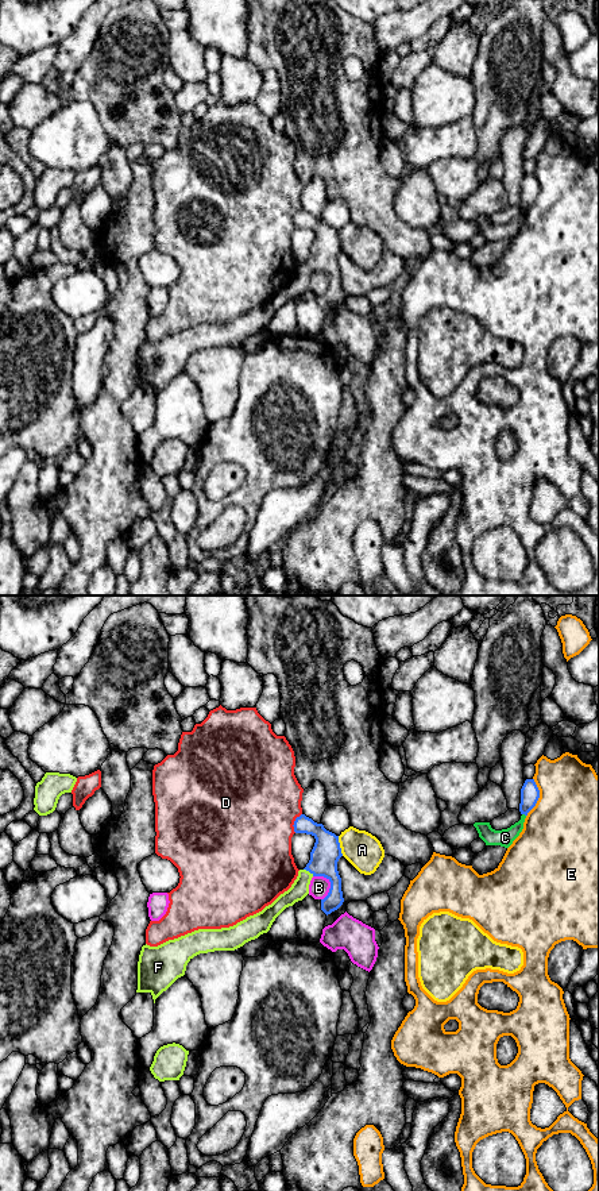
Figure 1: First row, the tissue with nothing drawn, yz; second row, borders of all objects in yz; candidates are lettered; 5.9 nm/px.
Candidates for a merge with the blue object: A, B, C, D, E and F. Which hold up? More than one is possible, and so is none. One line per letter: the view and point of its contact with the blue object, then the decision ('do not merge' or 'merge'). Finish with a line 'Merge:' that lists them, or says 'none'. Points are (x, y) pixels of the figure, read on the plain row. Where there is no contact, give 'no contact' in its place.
A: meets blue in yz at (339, 241); do not merge
B: meets blue in yz at (331, 278); do not merge
C: meets blue in yz at (524, 208); do not merge
D: meets blue in yz at (294, 218); do not merge
E: meets blue in yz at (538, 192); do not merge
F: meets blue in yz at (309, 266); merge
Merge: F

